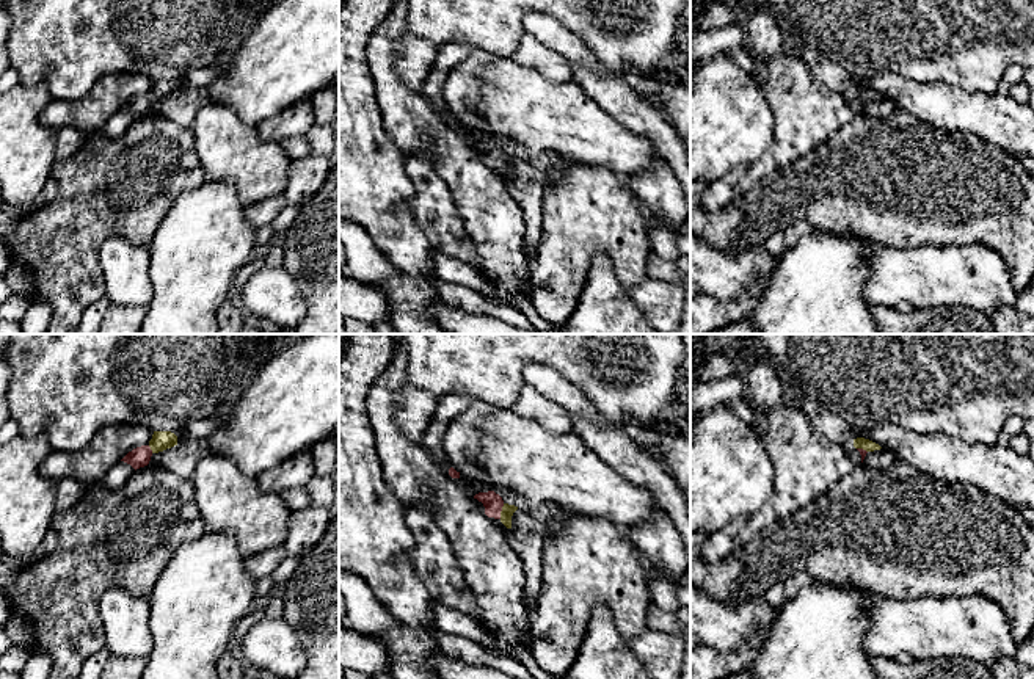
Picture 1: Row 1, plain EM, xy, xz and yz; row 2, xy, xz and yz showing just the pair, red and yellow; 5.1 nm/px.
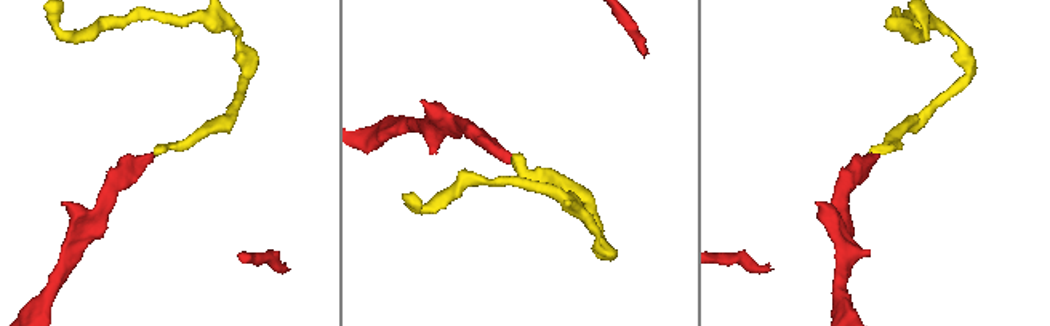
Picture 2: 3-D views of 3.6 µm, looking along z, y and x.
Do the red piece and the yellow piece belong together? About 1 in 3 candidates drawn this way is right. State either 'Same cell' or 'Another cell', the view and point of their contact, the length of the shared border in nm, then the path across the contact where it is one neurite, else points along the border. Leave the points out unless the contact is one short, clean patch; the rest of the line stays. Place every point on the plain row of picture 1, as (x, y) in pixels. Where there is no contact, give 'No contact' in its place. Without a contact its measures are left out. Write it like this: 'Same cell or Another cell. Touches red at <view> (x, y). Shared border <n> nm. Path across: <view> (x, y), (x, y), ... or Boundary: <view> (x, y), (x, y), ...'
Same cell. Touches red at xz (501, 159). Shared border 80 nm. Path across: xz (493, 151), (501, 159), (507, 160)

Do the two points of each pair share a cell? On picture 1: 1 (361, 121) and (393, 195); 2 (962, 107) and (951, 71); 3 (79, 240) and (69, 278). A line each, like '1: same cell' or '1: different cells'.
1: same cell
2: different cells
3: same cell

